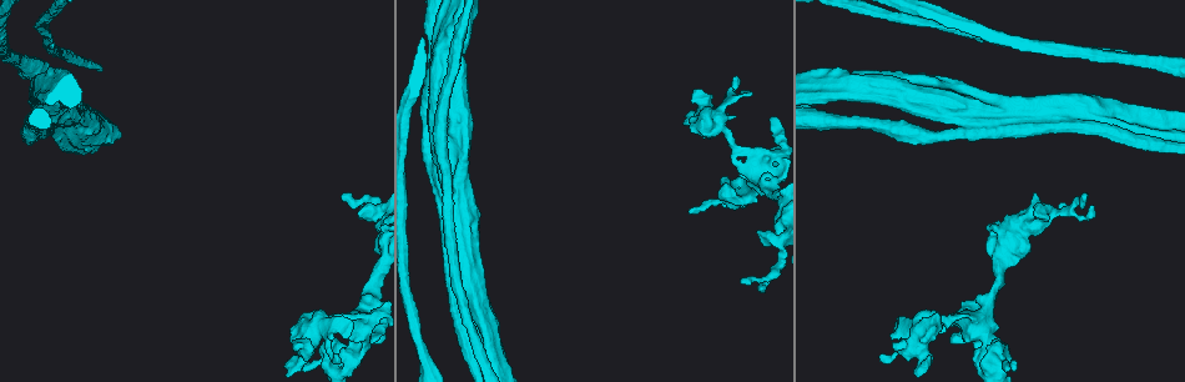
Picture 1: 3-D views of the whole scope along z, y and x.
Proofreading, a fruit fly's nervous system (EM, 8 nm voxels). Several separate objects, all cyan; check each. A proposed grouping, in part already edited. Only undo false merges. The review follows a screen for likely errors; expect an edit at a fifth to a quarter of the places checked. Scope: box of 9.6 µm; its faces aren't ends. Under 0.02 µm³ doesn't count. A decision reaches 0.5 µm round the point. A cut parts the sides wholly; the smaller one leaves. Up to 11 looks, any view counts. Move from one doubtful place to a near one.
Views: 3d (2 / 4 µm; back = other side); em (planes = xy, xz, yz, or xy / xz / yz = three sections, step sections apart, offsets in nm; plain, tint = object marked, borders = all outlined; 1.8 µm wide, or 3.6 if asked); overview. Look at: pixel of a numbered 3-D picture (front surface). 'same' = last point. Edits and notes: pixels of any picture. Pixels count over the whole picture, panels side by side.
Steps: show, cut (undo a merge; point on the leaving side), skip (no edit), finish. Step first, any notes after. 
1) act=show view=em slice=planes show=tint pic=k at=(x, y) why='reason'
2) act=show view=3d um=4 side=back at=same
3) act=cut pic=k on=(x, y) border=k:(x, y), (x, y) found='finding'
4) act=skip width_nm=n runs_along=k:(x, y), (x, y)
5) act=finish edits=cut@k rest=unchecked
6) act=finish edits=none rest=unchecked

act=show view=3d um=4 pic=1 at=(970, 121) why='three arms meet'

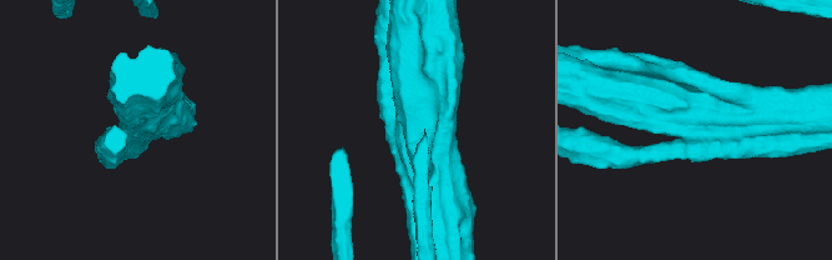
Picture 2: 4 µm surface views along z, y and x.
act=show view=em um=3.6 slice=xz step=8 show=borders pic=2 at=(696, 129)

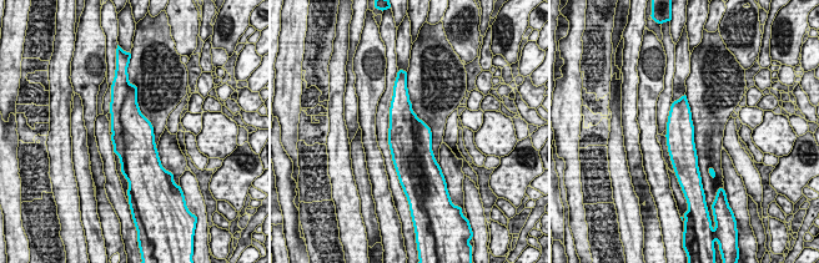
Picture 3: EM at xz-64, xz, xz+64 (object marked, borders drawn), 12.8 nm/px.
act=cut pic=3 on=(116, 127) border=3:(127, 90), (120, 111), (126, 175) found='two neurons meet here'

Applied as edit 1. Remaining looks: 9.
act=show view=overview why='see it whole again'

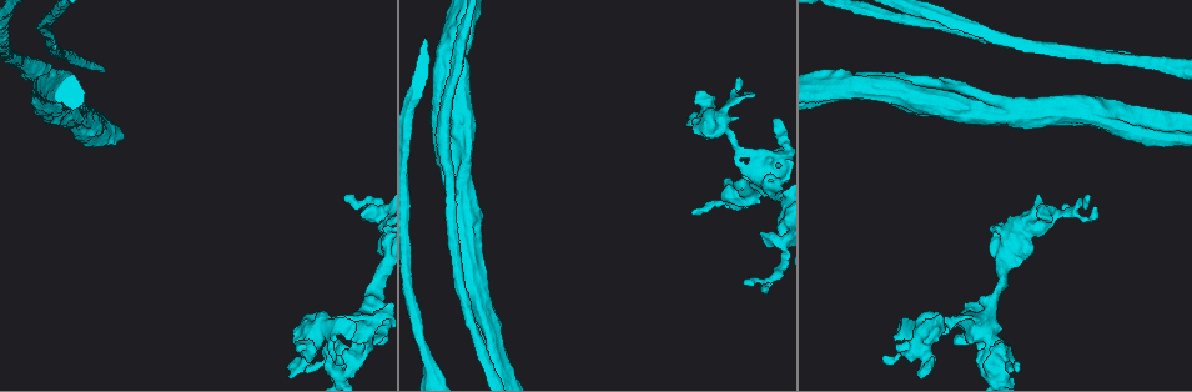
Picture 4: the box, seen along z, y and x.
act=show view=3d um=4 pic=4 at=(736, 199) why='sharp bend'

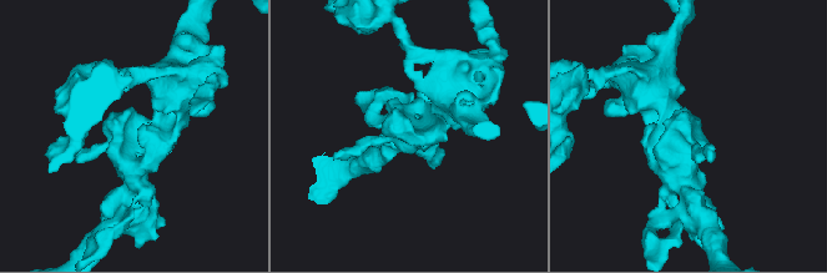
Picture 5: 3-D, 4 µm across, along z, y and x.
act=show view=em slice=xy step=16 show=tint pic=5 at=(690, 140) why='now the EM'

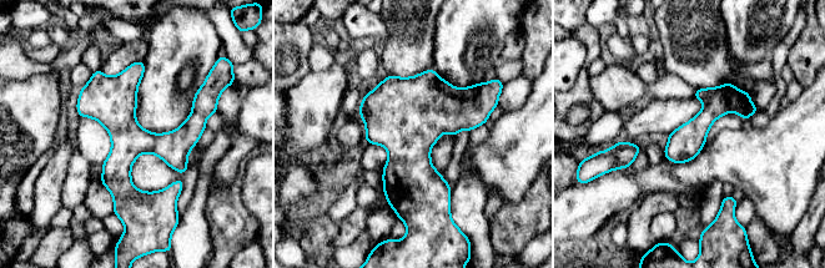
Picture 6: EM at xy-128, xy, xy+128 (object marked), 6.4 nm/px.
act=show view=em slice=planes show=tint at=same why='another direction'

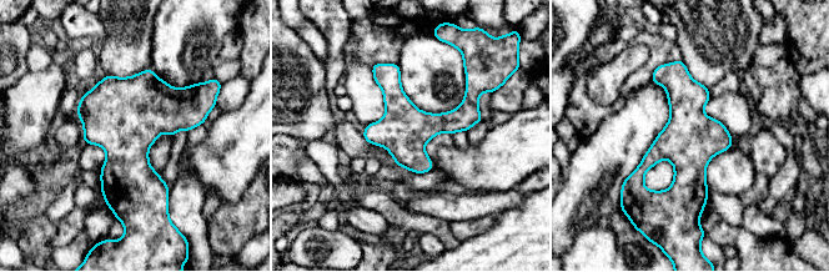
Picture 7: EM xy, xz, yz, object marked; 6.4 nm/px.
act=skip runs_along=7:(678, 64), (686, 96), (684, 207) found='all the same neuron'

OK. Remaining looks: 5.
act=show view=em slice=xy step=4 show=tint pic=4 at=(922, 328)

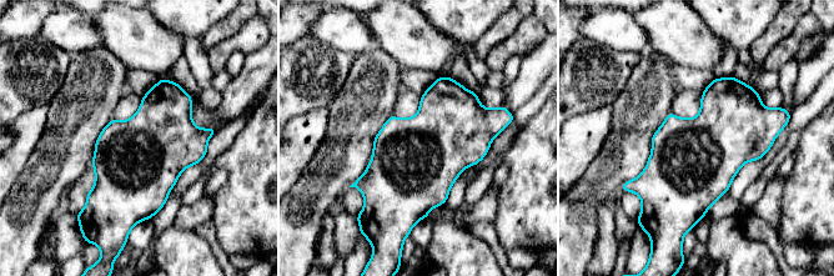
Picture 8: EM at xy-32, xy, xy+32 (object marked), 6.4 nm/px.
act=show view=em slice=planes show=borders at=same

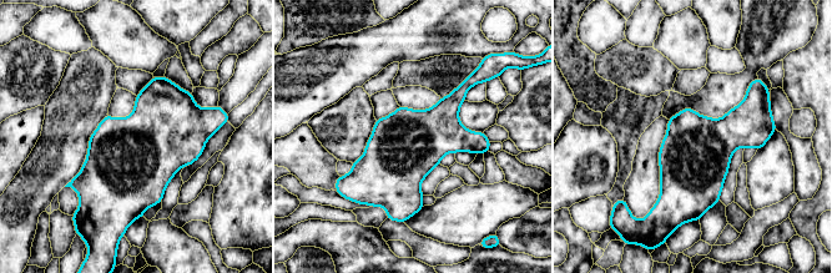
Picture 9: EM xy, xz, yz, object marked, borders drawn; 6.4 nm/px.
act=skip found='all the same neuron'

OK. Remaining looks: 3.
act=finish edits=cut@3 rest=unchecked

